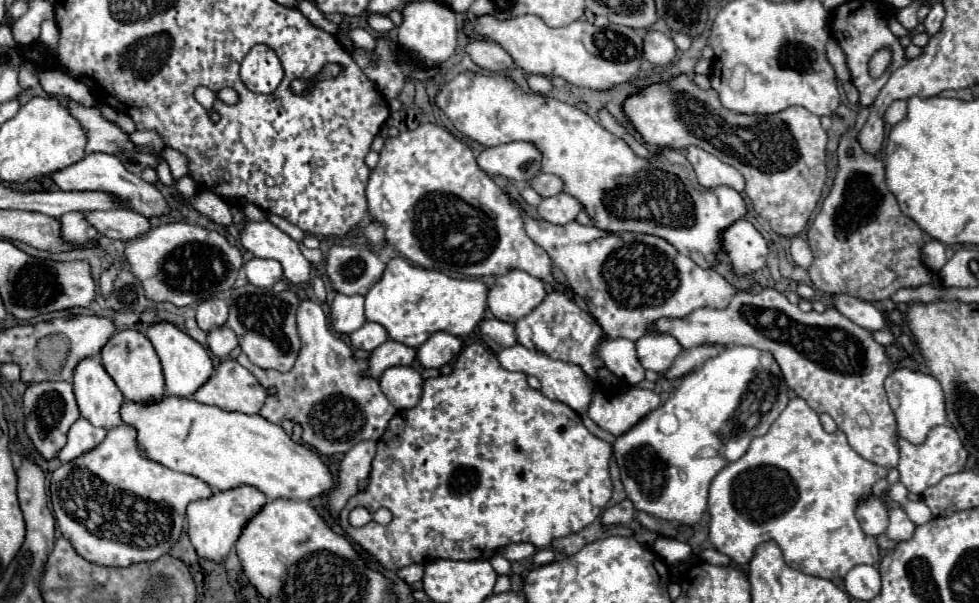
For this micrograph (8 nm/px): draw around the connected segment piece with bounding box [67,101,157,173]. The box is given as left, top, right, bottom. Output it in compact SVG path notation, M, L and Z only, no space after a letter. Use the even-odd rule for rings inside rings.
M69 101L69 113L83 125L87 133L87 145L85 153L109 153L115 155L131 173L141 173L143 167L157 165L157 157L135 151L135 145L129 141L129 137L111 121L105 121L97 107L81 107L79 103Z

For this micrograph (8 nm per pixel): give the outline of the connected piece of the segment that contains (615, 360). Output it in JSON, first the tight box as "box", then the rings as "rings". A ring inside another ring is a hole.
{"box":[601,339,645,385],"rings":[[[607,339],[601,345],[601,359],[607,369],[629,385],[637,385],[645,379],[645,369],[637,359],[635,343],[629,339]]]}

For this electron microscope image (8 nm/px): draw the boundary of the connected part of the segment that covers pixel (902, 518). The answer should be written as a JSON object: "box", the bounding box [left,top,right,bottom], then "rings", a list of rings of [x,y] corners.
{"box":[887,507,915,541],"rings":[[[891,507],[889,509],[889,527],[887,527],[887,537],[893,541],[907,541],[915,531],[915,525],[911,519],[905,515],[901,507]]]}

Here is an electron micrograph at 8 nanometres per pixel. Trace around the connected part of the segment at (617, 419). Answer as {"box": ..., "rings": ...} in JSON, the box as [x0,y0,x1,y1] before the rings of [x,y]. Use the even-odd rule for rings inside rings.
{"box":[587,387,659,435],"rings":[[[597,387],[589,403],[587,415],[601,429],[613,435],[623,435],[659,405],[659,395],[649,389],[629,387],[627,391],[623,391],[623,395],[613,395],[613,403],[609,403],[609,395],[601,387]]]}

